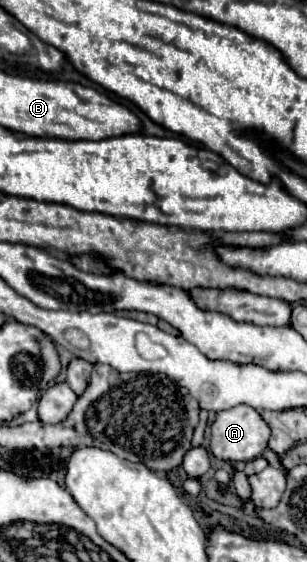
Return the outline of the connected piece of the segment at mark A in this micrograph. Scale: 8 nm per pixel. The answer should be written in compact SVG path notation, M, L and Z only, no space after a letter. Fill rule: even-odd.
M236 405L232 409L220 411L210 429L212 429L212 433L210 433L212 455L216 459L228 461L228 463L238 463L238 461L246 463L246 461L260 457L260 453L268 447L268 439L270 439L270 427L264 423L264 419L258 415L258 411L248 405Z

